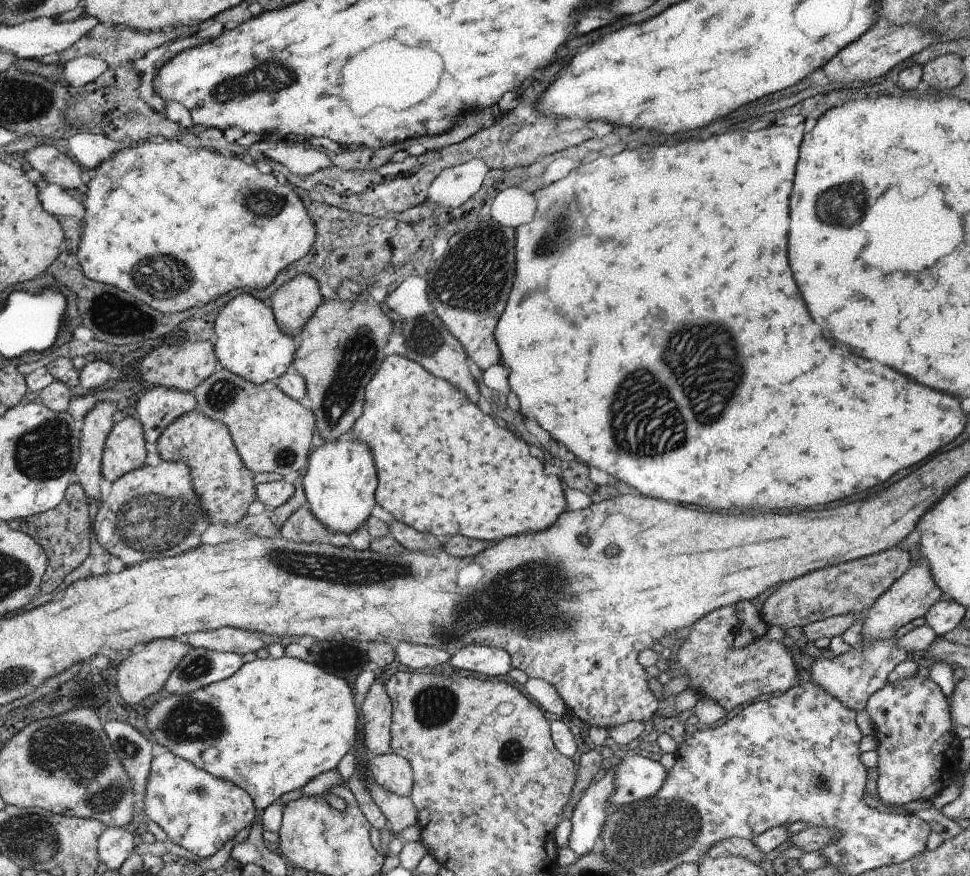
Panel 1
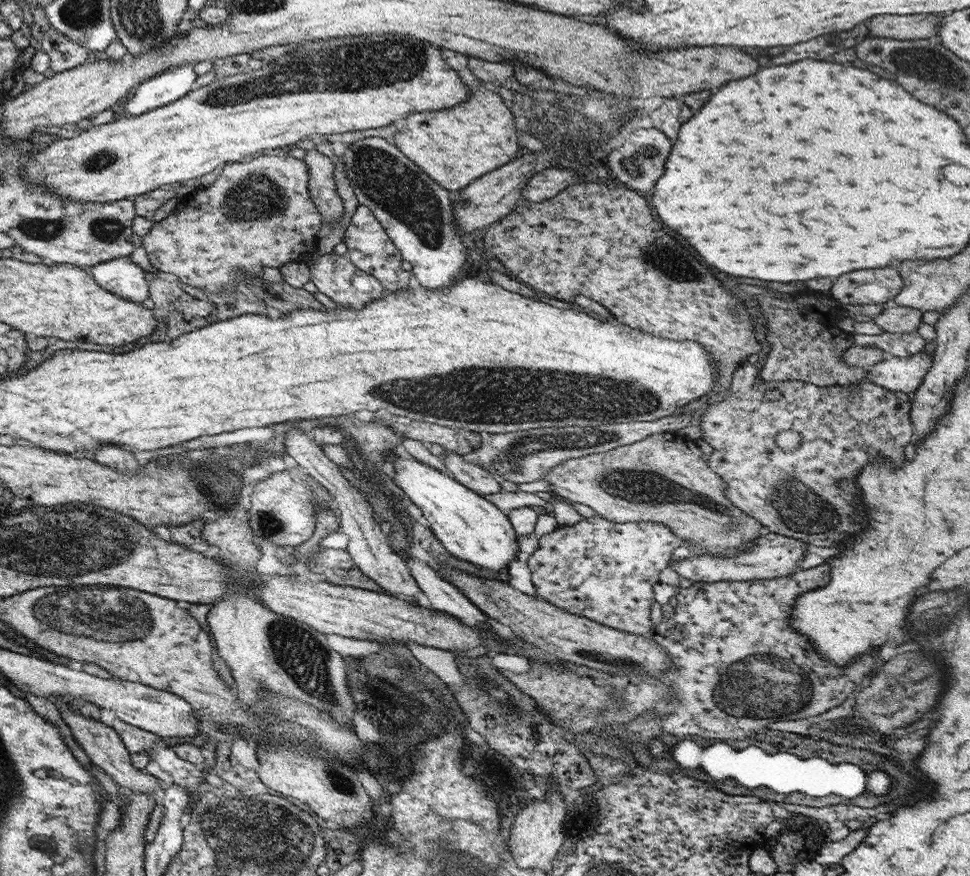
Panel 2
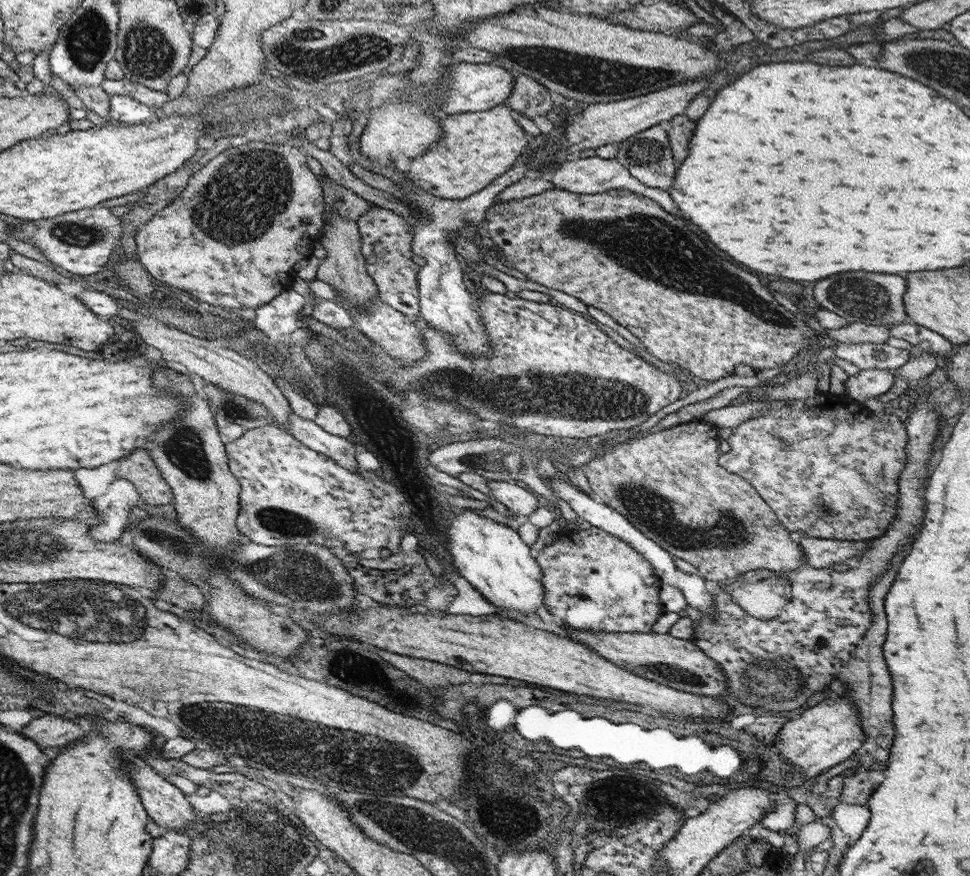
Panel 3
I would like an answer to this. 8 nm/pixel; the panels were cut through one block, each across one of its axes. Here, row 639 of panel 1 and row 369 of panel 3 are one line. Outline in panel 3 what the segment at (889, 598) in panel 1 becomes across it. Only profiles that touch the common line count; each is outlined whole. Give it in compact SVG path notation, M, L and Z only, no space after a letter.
M865 368L859 374L845 380L847 396L855 402L865 402L867 398L877 398L885 394L895 384L895 370L887 368Z

